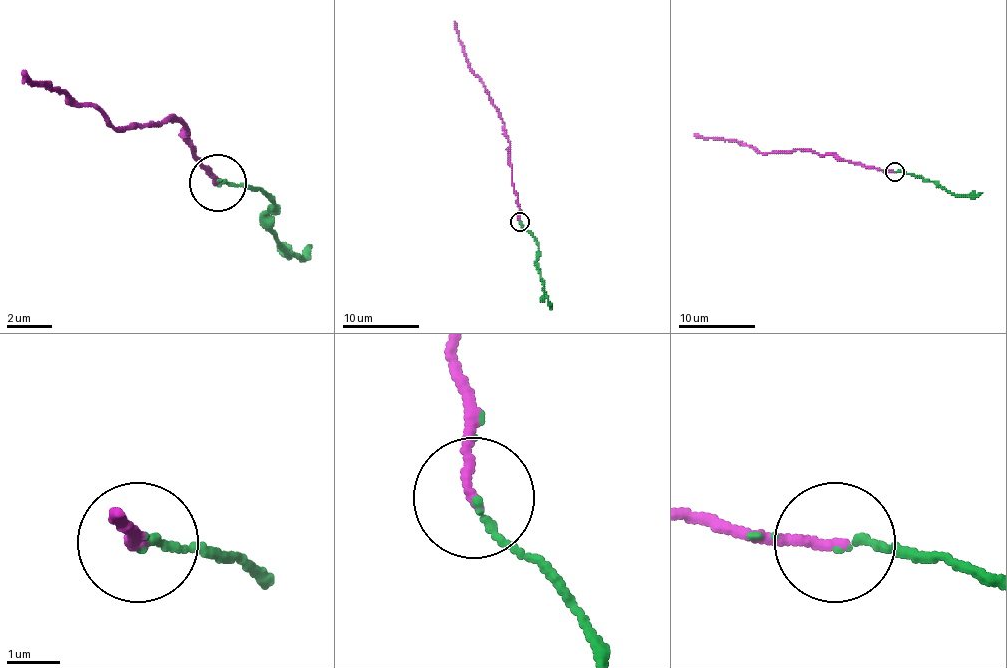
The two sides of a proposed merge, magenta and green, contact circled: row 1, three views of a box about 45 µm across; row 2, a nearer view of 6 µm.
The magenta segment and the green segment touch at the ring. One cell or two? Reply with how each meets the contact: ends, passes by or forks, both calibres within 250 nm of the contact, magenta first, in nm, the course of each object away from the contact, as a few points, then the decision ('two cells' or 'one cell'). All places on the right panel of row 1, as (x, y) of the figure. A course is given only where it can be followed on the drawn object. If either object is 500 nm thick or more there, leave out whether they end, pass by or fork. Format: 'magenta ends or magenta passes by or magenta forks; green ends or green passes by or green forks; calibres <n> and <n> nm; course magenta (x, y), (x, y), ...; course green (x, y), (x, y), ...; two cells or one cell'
magenta ends; green ends; calibres 190 and 110 nm; course magenta (894, 172), (795, 149), (759, 153), (740, 141), (694, 134); course green (894, 172), (936, 181), (955, 195), (978, 196), (982, 193); one cell

